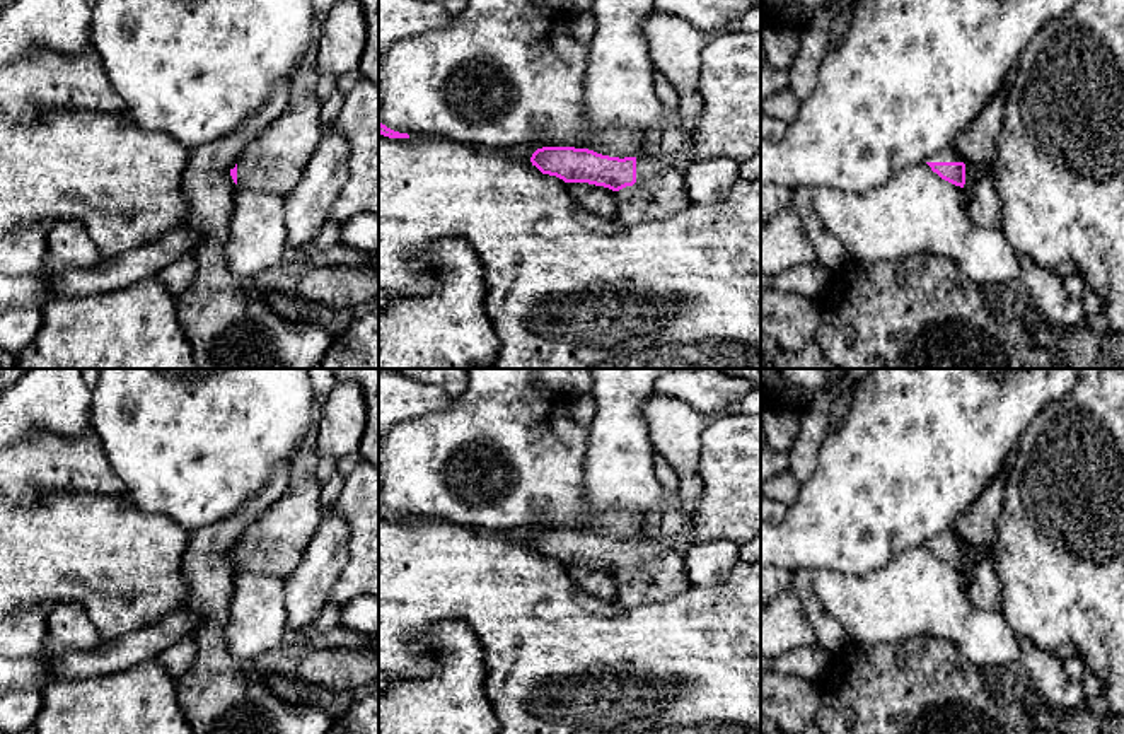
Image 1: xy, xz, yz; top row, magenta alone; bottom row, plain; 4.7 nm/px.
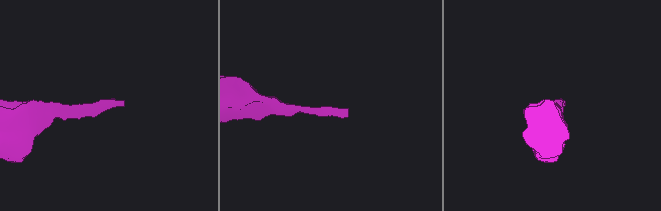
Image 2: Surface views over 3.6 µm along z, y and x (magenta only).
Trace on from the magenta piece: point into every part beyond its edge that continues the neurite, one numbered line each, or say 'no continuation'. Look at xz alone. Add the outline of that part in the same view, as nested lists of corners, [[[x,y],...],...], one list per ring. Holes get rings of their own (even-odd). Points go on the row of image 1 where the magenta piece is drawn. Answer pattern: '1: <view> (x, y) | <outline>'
1: xz (659, 192) | [[[658,155],[636,157],[636,183],[617,191],[616,220],[640,225],[669,218],[689,205],[684,171]]]

